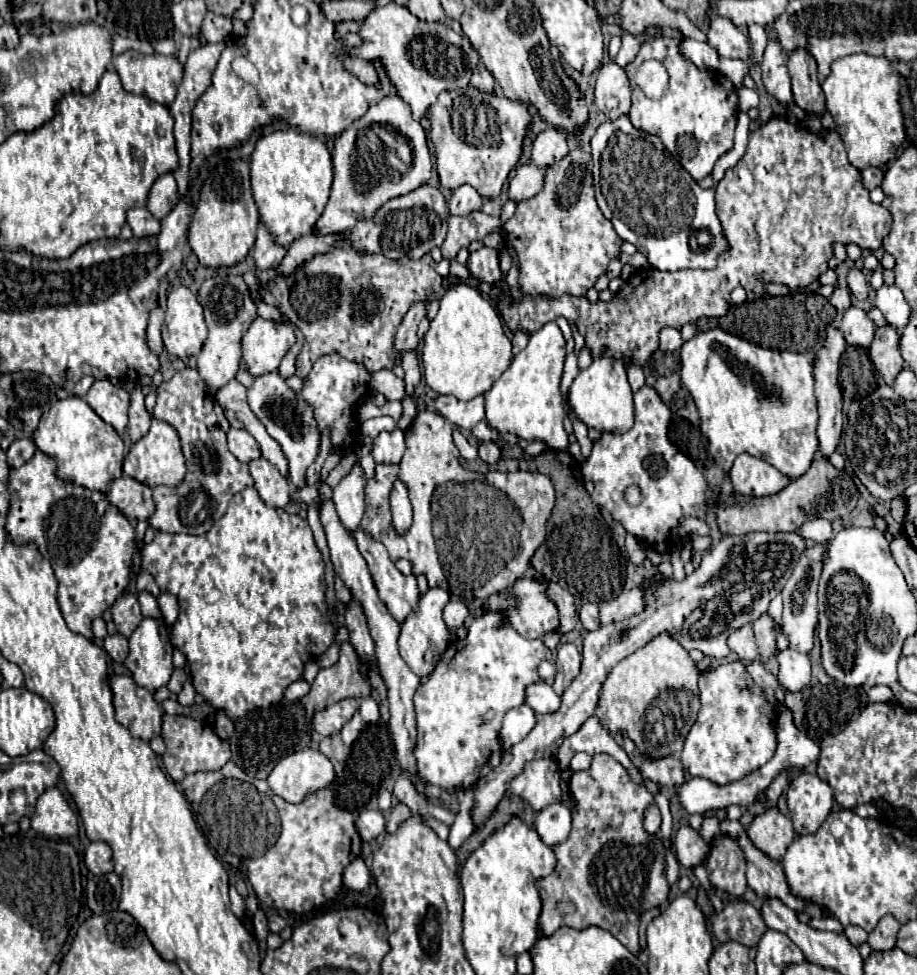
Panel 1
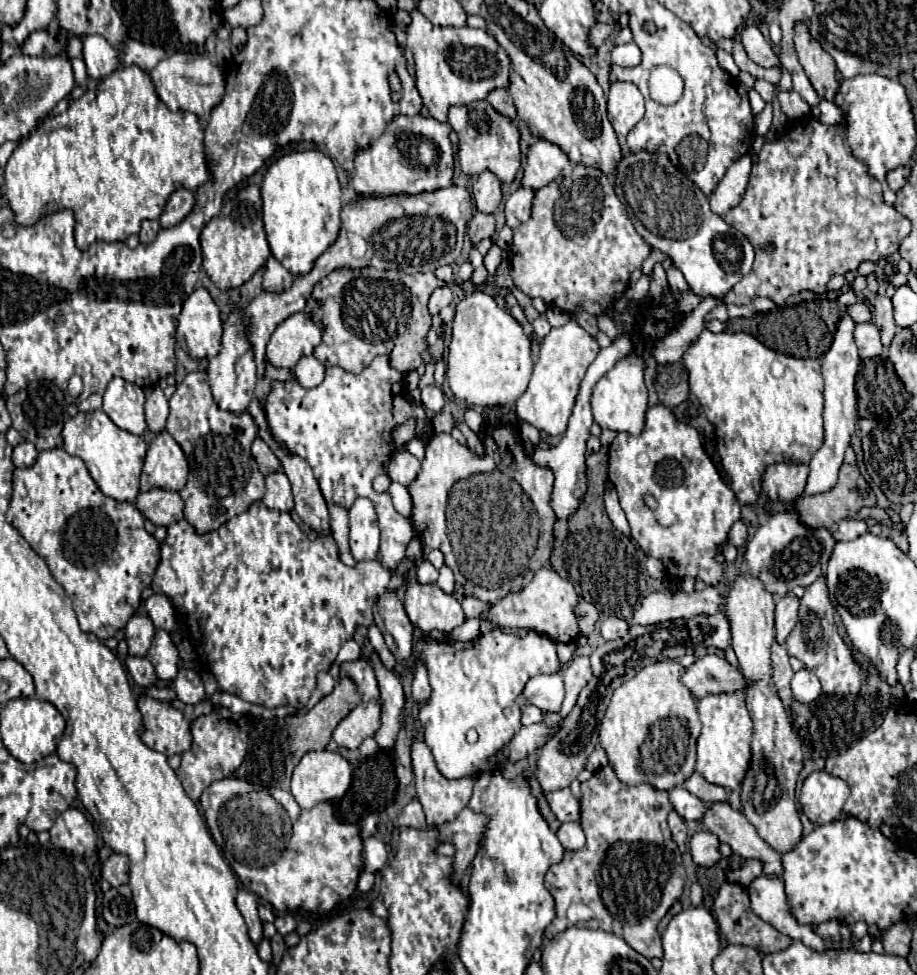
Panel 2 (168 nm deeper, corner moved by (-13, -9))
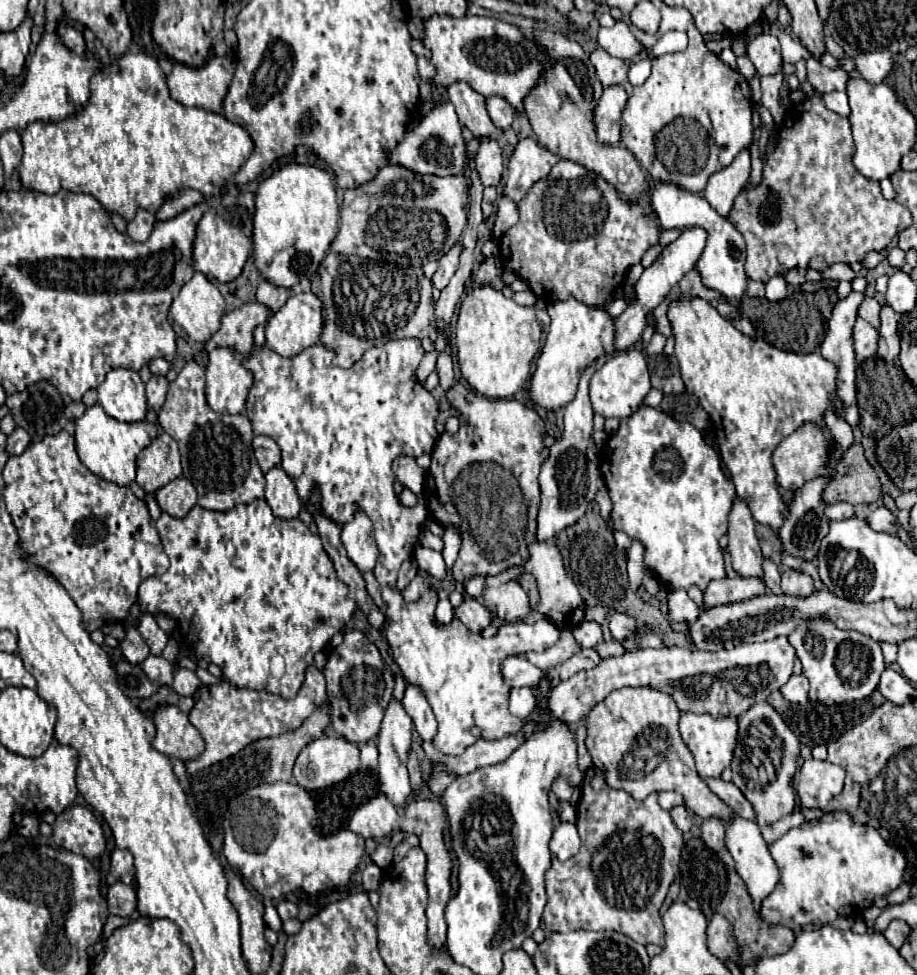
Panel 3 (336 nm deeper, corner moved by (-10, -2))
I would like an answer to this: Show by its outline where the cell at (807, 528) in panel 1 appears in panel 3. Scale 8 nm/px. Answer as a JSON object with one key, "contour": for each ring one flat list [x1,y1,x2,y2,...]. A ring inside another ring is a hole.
{"contour":[[879,507,875,511,869,511,863,519,875,531,885,531,885,533,893,533,895,531,895,517,885,507]]}

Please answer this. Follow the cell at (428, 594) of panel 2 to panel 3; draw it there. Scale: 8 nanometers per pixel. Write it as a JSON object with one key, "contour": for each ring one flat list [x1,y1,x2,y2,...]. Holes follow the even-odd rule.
{"contour":[[465,597,459,607,453,607,453,615,471,631,479,631,491,623,491,613,473,597]]}

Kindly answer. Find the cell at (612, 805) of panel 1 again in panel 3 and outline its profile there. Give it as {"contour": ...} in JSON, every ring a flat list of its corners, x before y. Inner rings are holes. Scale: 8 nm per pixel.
{"contour":[[591,767,585,771,585,781,581,785,581,799,577,803,577,829,581,835,581,851,567,859,553,859,549,871,545,873,547,905,543,913,543,923,549,931,617,931,641,945,665,945,665,931,659,917,659,907,665,901,667,889,679,873,683,833,673,825,669,811,661,809,657,803,657,793,643,801,633,799,623,789,611,789,605,781,601,769]]}

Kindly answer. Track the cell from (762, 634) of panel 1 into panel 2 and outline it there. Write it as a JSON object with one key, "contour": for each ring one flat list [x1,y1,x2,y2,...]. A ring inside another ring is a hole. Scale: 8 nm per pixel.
{"contour":[[794,594,776,598,776,642,784,644,798,618,800,600]]}

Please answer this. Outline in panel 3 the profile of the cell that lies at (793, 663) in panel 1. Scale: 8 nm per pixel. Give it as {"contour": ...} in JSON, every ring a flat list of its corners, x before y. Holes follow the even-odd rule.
{"contour":[[791,675,787,685,781,687,781,693,787,701,805,705,809,701,809,679,805,675]]}

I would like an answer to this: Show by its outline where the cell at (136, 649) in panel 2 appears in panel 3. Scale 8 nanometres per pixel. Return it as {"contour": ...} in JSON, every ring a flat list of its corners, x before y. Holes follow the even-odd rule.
{"contour":[[127,625,125,629,125,639,121,641,121,651,125,655,125,659,129,663,141,663,141,659,145,659,149,655,149,647,143,641,137,625]]}

